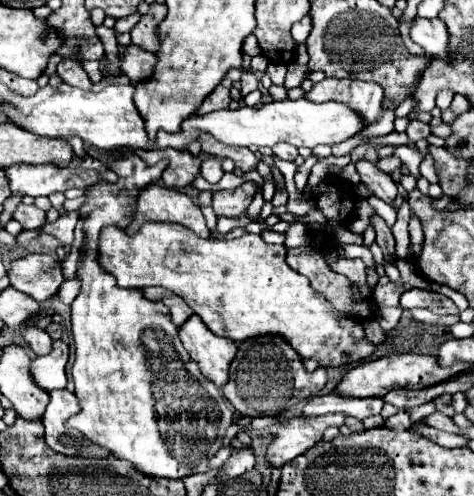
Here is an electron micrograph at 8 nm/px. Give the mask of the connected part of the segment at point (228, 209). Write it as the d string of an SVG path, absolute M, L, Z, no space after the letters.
M251 181L235 187L235 189L225 189L225 191L215 191L213 193L213 209L217 215L225 217L241 217L245 215L251 199L253 199L253 185Z

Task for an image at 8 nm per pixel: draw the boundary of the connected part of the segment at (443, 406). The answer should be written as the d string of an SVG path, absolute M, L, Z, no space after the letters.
M441 395L437 397L437 411L453 417L455 415L455 409L453 409L453 397L451 395Z

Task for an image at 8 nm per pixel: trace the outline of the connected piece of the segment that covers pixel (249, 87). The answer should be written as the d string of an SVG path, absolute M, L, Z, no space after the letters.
M243 71L243 77L241 77L241 95L249 95L251 91L255 91L259 87L259 79L253 71Z

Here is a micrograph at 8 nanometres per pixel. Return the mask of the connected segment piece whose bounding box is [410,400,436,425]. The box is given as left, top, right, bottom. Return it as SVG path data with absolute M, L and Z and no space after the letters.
M433 400L423 405L414 407L410 413L410 419L411 419L412 425L417 423L417 421L421 419L424 419L425 416L435 411L436 411L436 408L435 408L435 403Z

